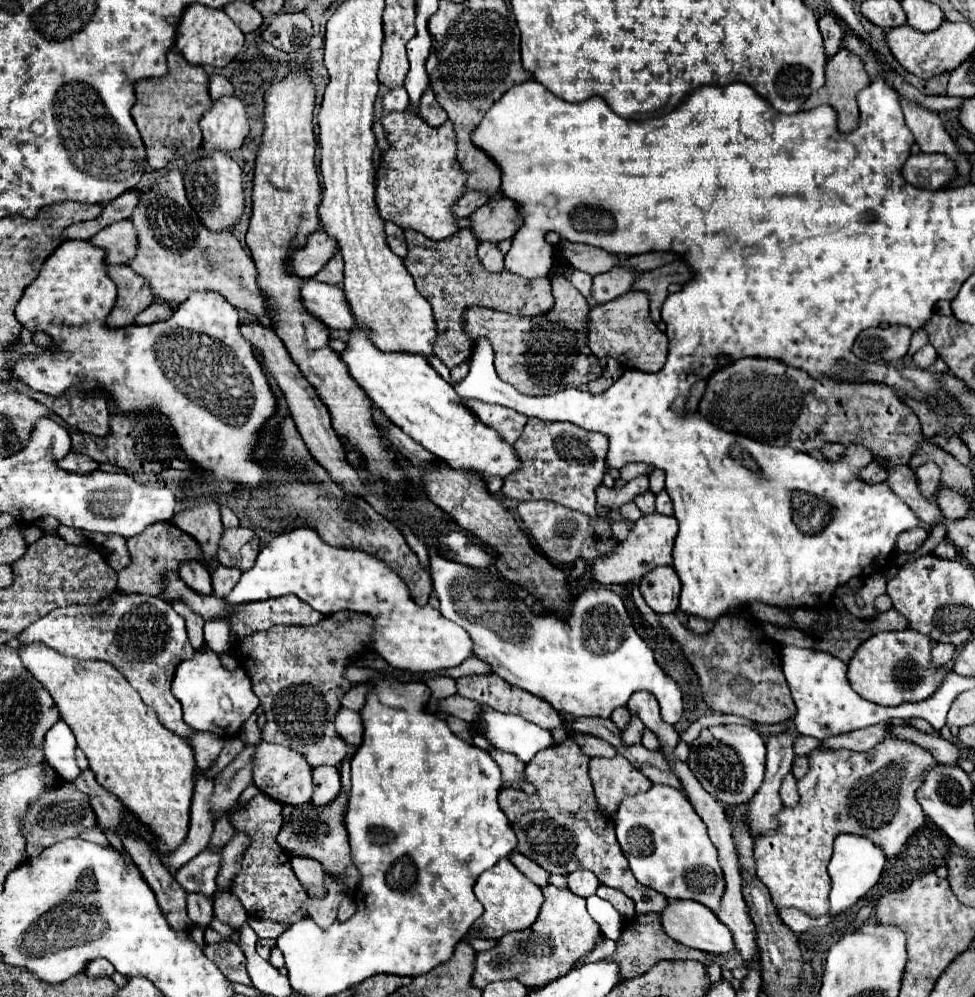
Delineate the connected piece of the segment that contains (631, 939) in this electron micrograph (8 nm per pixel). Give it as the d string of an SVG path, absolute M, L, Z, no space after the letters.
M649 913L649 915L635 915L635 919L629 919L625 921L625 927L623 927L623 933L621 933L621 943L617 945L615 953L611 955L611 959L617 959L617 963L621 963L621 977L627 979L627 977L637 977L637 975L643 975L647 973L657 961L661 959L693 959L693 961L701 961L705 967L713 961L721 967L727 967L727 969L735 969L735 967L745 967L745 959L741 957L739 951L731 953L731 955L709 955L705 951L697 951L697 949L691 949L691 947L685 947L677 941L673 941L661 927L659 923L659 915L657 913Z

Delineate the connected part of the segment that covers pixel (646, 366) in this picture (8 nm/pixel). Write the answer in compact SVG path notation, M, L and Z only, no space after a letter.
M629 291L615 301L597 305L589 313L589 347L597 357L613 357L625 369L657 373L667 359L667 335L649 317L649 293Z

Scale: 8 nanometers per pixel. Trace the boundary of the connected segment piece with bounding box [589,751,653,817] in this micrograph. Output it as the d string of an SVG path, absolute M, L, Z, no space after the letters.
M617 751L611 759L593 757L589 762L597 809L601 815L611 817L619 803L635 793L645 793L653 783L641 775L627 759Z

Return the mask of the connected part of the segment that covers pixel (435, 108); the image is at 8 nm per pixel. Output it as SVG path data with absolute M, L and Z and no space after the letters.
M431 87L423 93L421 103L419 103L419 117L425 119L431 127L441 127L447 121L447 113L445 109L437 103L435 93L431 91Z

